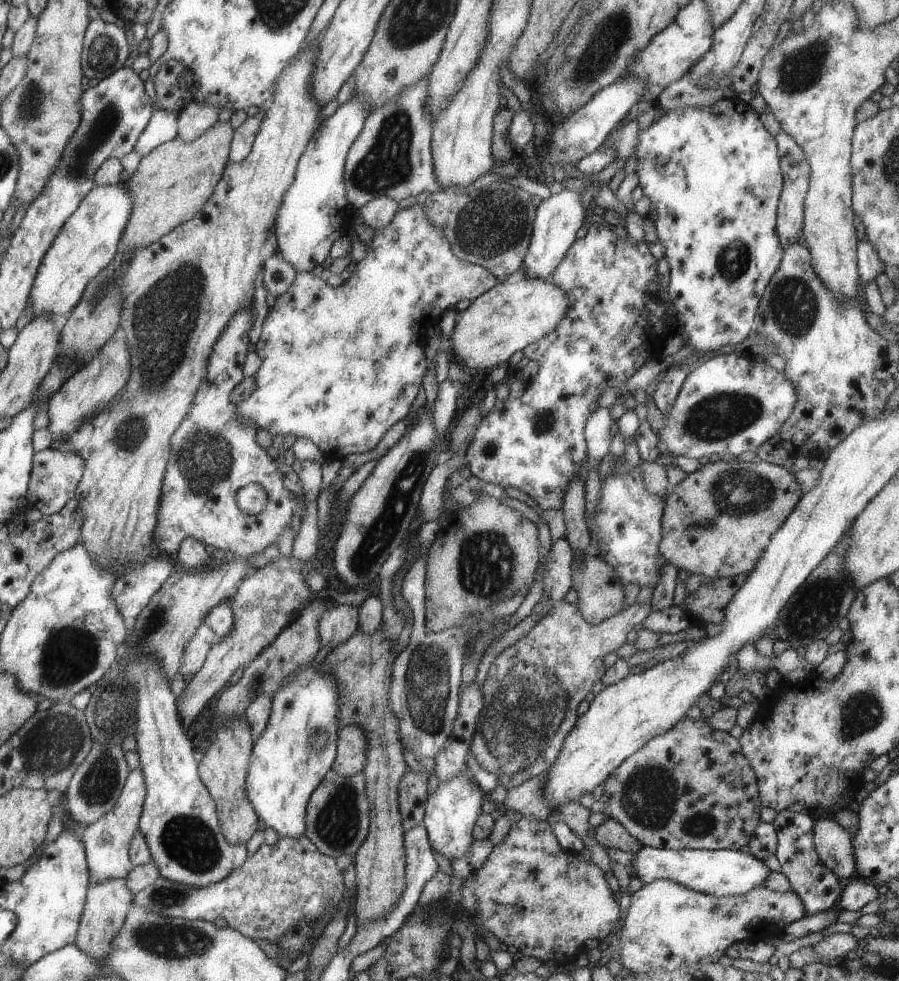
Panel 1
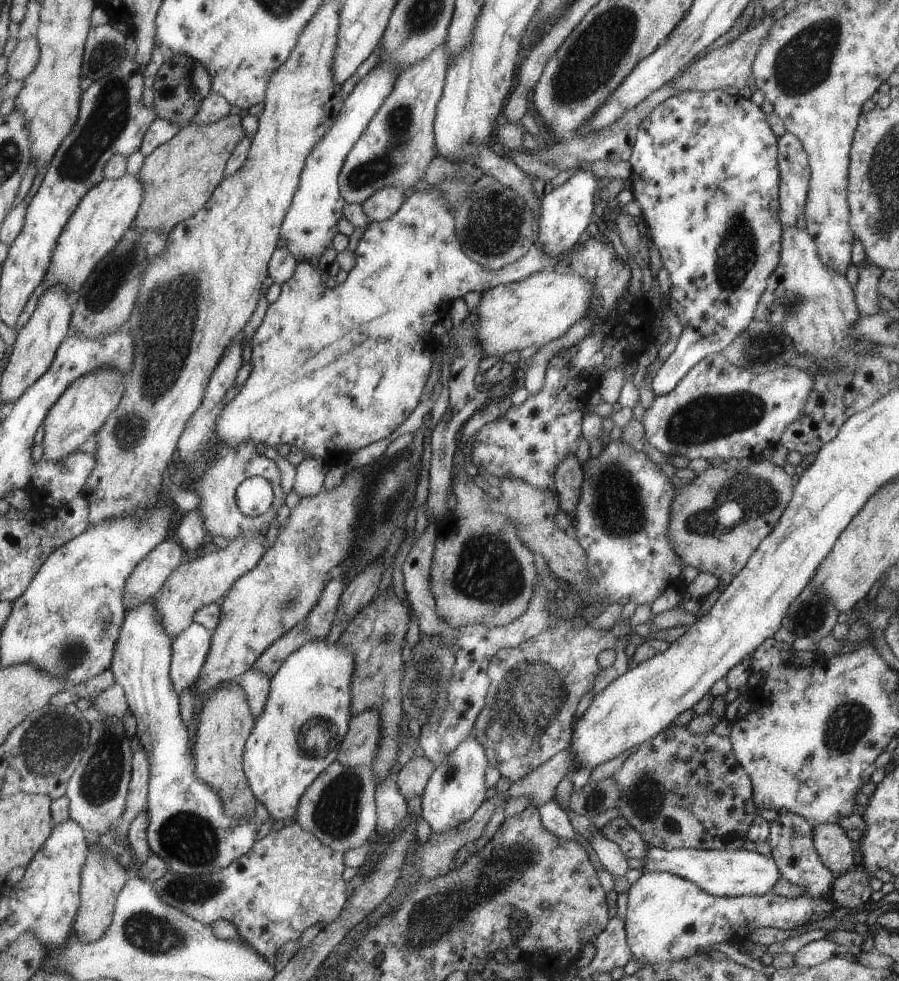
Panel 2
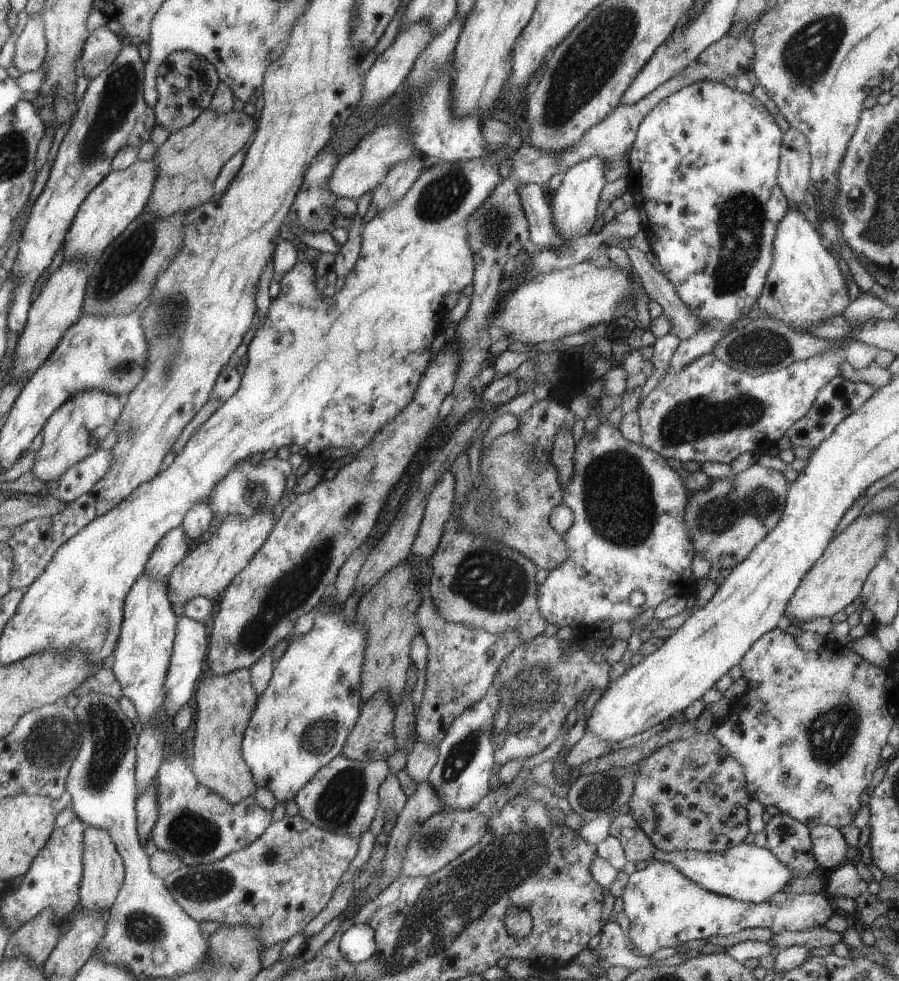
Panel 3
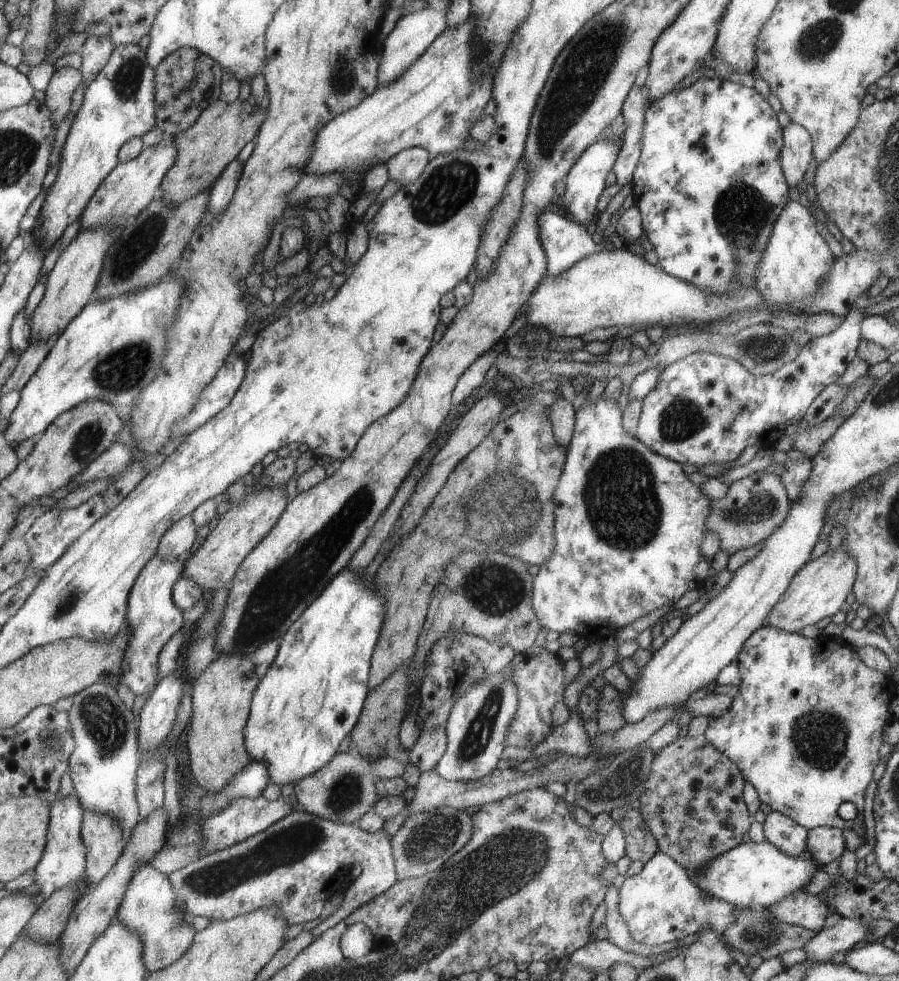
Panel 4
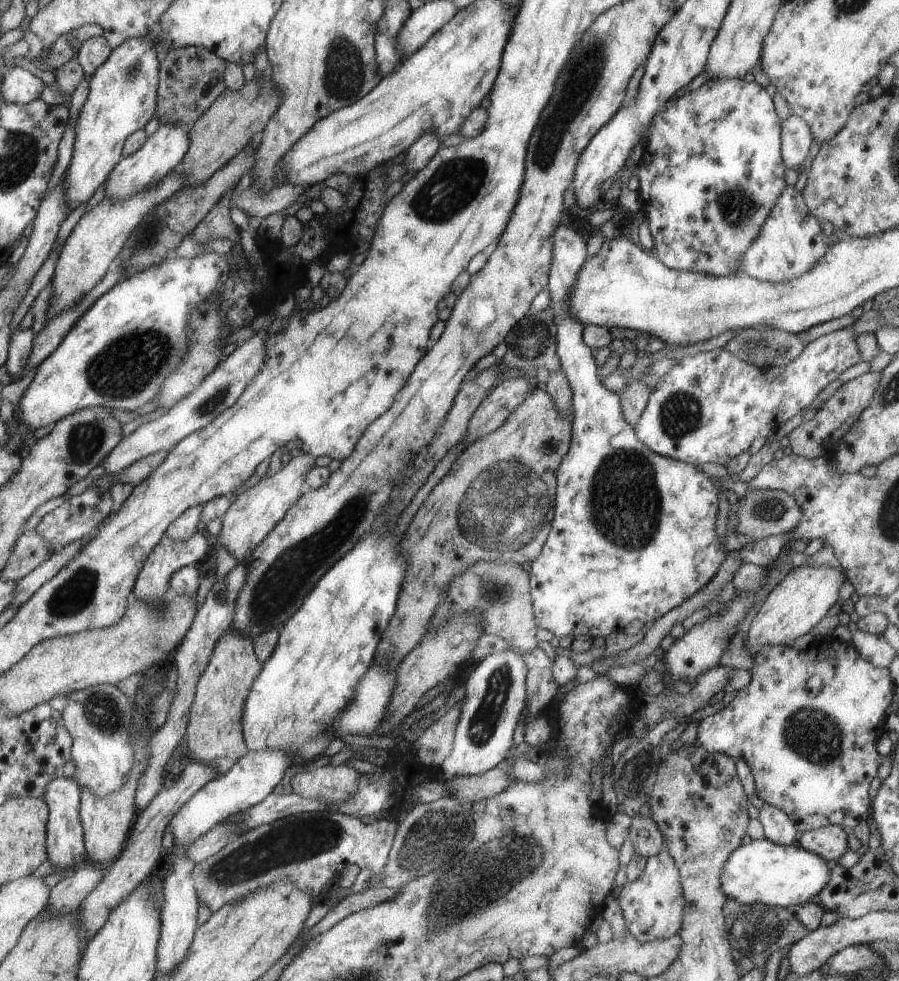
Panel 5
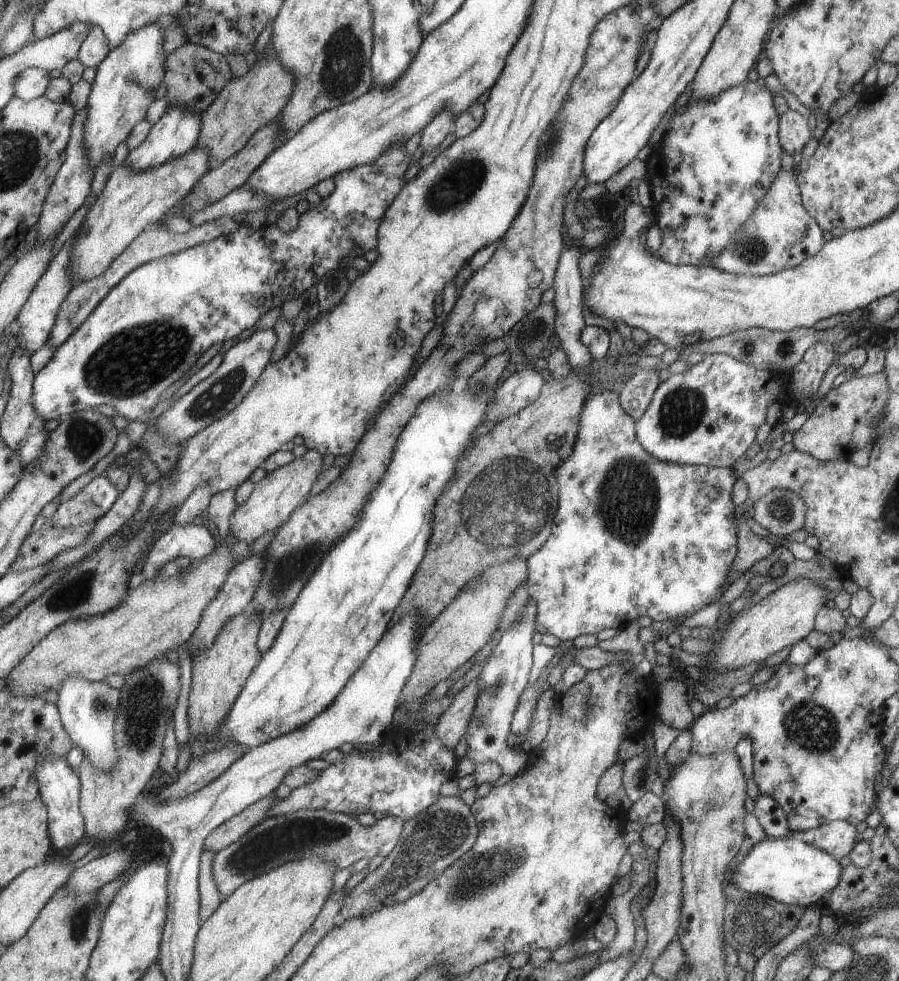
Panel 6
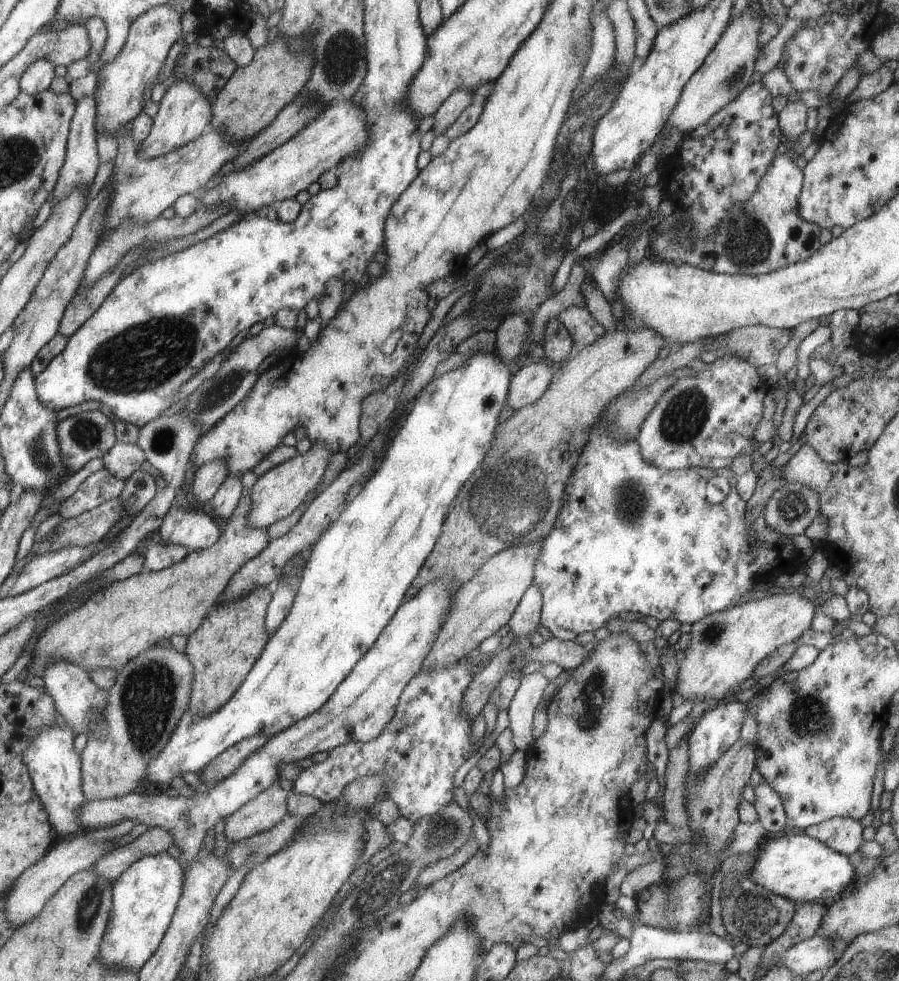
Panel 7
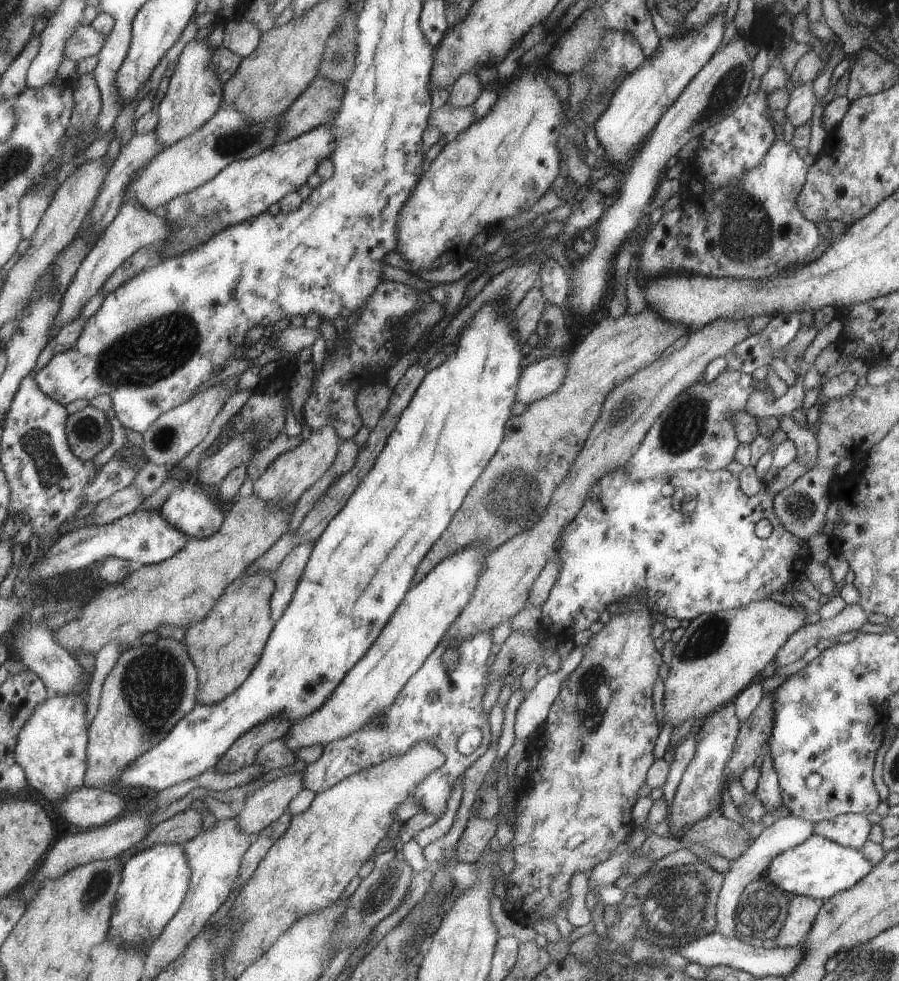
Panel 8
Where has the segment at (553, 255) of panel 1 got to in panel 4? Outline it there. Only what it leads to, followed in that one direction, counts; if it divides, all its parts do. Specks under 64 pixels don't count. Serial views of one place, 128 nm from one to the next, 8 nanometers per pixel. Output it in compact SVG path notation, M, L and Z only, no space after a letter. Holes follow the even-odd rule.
M600 138L593 145L590 145L584 153L581 154L579 160L574 164L566 175L565 192L559 198L556 204L557 208L568 218L568 220L585 227L588 222L594 220L596 214L596 202L600 198L600 194L606 188L606 176L612 170L620 147L624 146L622 140Z

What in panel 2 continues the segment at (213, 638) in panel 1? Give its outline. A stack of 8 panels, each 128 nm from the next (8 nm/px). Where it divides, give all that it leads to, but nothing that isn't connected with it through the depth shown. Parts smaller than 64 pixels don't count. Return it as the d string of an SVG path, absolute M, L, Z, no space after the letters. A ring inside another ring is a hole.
M193 622L174 639L171 675L178 692L196 686L212 648L212 638L210 630Z

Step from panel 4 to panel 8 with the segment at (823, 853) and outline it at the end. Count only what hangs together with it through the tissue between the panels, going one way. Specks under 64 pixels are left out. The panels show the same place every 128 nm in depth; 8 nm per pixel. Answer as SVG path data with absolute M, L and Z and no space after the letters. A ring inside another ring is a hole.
M846 813L814 823L813 834L838 843L841 847L860 850L870 836L872 824L864 813Z

